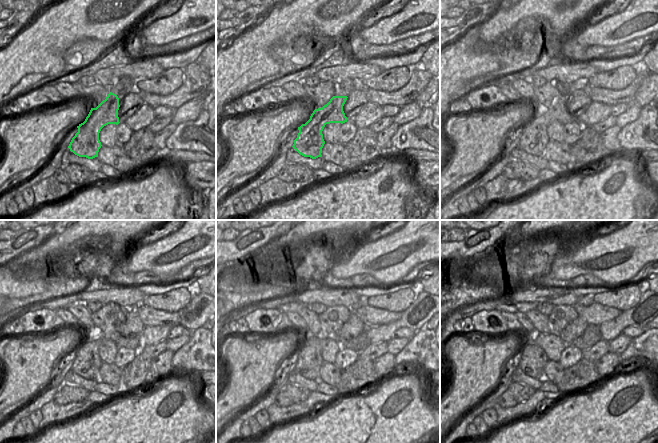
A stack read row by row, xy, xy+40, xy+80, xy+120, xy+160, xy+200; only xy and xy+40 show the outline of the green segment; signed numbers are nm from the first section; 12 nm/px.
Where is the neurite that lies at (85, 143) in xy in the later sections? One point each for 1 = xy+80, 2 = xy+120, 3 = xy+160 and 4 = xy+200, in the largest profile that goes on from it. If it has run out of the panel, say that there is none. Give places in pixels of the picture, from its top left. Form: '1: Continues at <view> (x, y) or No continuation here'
1: Continues at xy+80 (533, 140)
2: Continues at xy+120 (85, 361)
3: Continues at xy+160 (308, 360)
4: Continues at xy+200 (532, 359).

